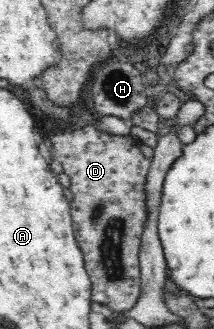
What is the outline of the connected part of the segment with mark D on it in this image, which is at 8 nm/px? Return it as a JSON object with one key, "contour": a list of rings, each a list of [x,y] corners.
{"contour":[[[91,124],[81,126],[75,131],[66,131],[52,136],[53,156],[63,166],[63,171],[70,177],[73,199],[70,202],[72,230],[77,247],[82,251],[84,266],[91,280],[90,298],[93,302],[109,305],[115,311],[133,309],[141,295],[140,245],[143,222],[145,221],[144,183],[150,159],[139,151],[141,145],[129,134],[105,134]]]}

